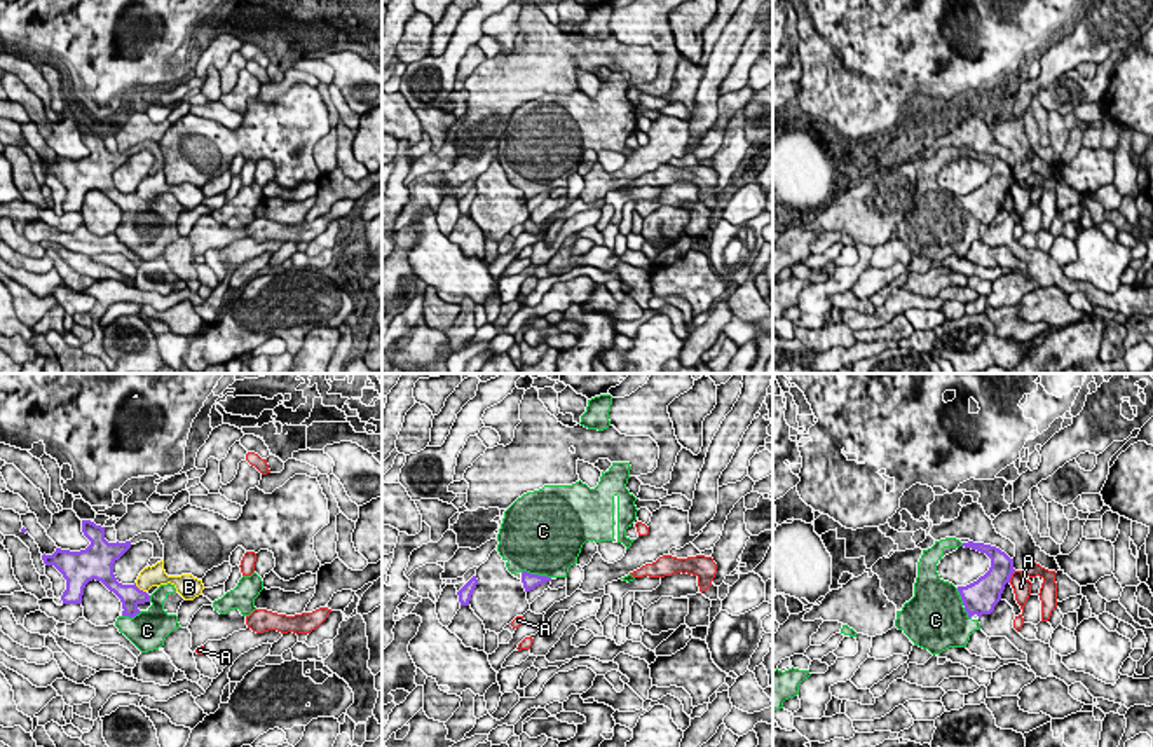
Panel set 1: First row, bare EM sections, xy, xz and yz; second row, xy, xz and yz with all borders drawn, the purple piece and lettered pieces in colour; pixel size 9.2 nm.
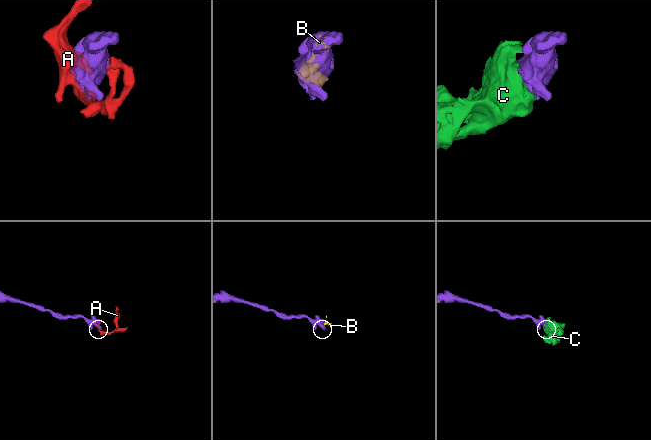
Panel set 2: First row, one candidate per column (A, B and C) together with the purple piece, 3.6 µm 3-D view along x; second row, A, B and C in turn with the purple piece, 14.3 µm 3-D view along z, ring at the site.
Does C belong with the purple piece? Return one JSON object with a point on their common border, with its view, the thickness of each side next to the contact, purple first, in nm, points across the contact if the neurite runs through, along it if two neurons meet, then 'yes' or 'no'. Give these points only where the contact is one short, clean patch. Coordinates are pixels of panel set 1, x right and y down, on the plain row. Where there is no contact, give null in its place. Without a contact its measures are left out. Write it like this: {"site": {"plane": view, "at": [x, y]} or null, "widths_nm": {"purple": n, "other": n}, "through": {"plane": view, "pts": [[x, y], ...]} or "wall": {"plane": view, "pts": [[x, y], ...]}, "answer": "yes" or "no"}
{"site": {"plane": "xz", "at": [536, 184]}, "widths_nm": {"purple": 140, "other": 480}, "answer": "yes"}

